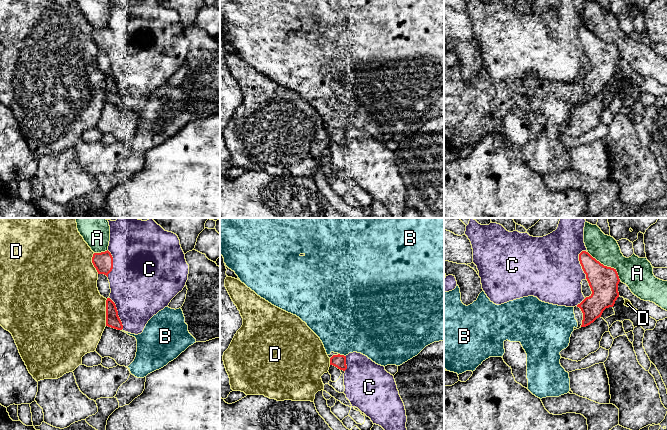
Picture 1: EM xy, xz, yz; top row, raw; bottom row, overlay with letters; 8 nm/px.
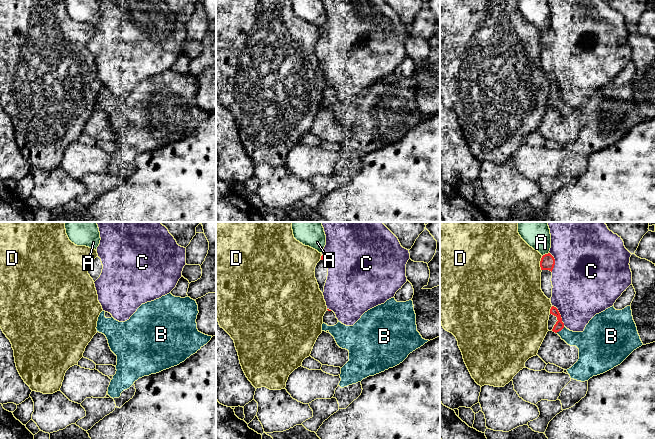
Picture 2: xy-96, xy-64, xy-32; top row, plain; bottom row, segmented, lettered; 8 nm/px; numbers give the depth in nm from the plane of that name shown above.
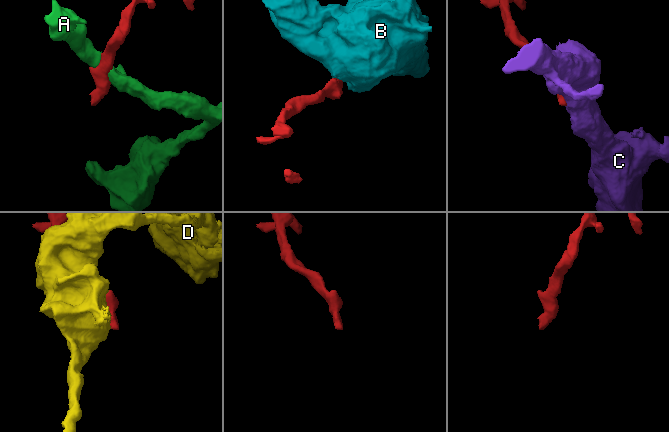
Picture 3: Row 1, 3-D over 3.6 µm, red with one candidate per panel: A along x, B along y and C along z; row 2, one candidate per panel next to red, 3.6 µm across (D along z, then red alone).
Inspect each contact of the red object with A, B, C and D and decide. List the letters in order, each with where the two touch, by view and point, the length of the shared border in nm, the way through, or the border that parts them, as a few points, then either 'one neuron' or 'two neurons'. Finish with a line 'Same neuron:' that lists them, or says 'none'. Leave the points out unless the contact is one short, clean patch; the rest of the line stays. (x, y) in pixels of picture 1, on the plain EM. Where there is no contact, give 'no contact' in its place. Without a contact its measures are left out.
A: meets red in yz at (606, 42); contact 360 nm long; two neurons
B: meets red in xz at (342, 131); contact 70 nm long; one neuron
C: meets red in yz at (581, 41); contact 240 nm long; two neurons
D: meets red in xy at (106, 88); contact 220 nm long; two neurons
Same neuron: B

